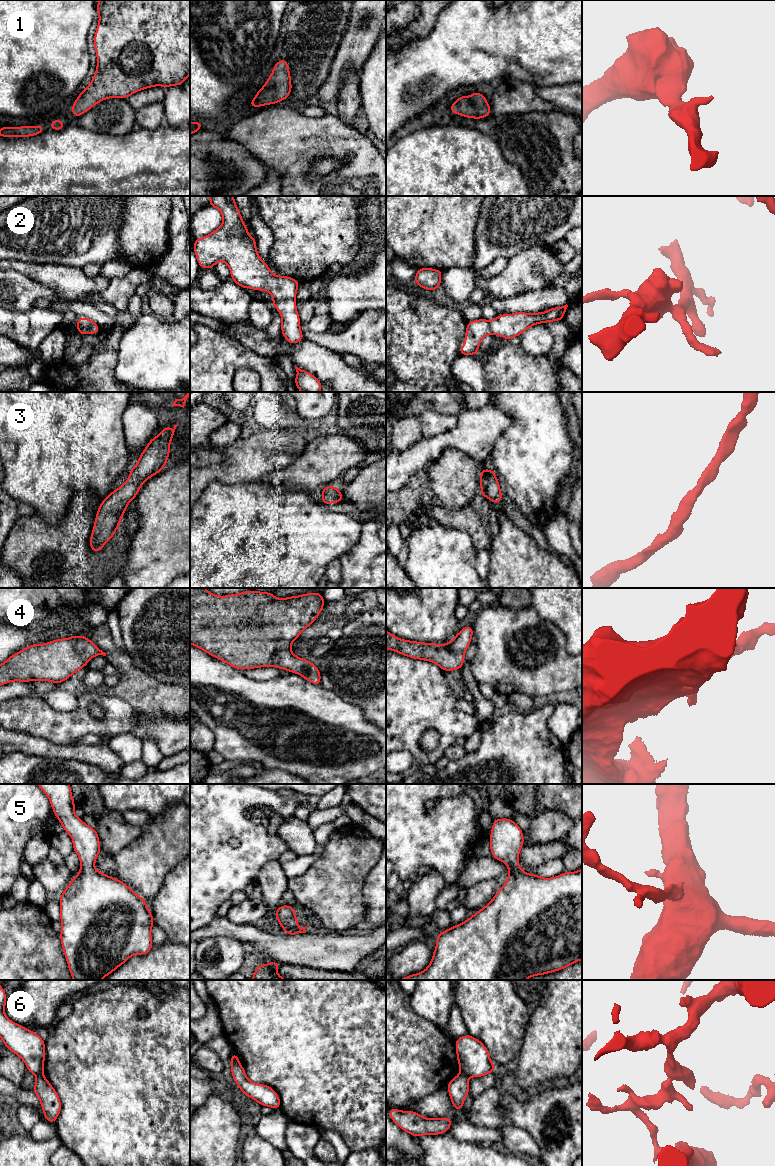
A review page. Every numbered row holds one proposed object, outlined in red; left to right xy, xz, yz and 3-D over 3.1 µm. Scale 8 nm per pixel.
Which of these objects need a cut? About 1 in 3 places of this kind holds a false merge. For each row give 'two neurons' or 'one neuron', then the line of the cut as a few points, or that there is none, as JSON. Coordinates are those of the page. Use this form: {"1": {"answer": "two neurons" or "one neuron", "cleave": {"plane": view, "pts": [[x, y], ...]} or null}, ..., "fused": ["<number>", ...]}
{"1": {"answer": "one neuron", "cleave": null}, "2": {"answer": "one neuron", "cleave": null}, "3": {"answer": "one neuron", "cleave": null}, "4": {"answer": "one neuron", "cleave": null}, "5": {"answer": "one neuron", "cleave": null}, "6": {"answer": "two neurons", "cleave": {"plane": "yz", "pts": [[461, 1071], [468, 1076]]}}, "fused": ["6"]}

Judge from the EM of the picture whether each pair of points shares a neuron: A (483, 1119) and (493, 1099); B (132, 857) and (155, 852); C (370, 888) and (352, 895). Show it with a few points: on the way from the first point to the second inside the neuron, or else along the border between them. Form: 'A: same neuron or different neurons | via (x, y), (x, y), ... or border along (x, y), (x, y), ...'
A: same neuron | via (484, 1114), (492, 1104)
B: same neuron | via (138, 857), (149, 857)
C: different neurons | border along (372, 869), (363, 884), (364, 914)

